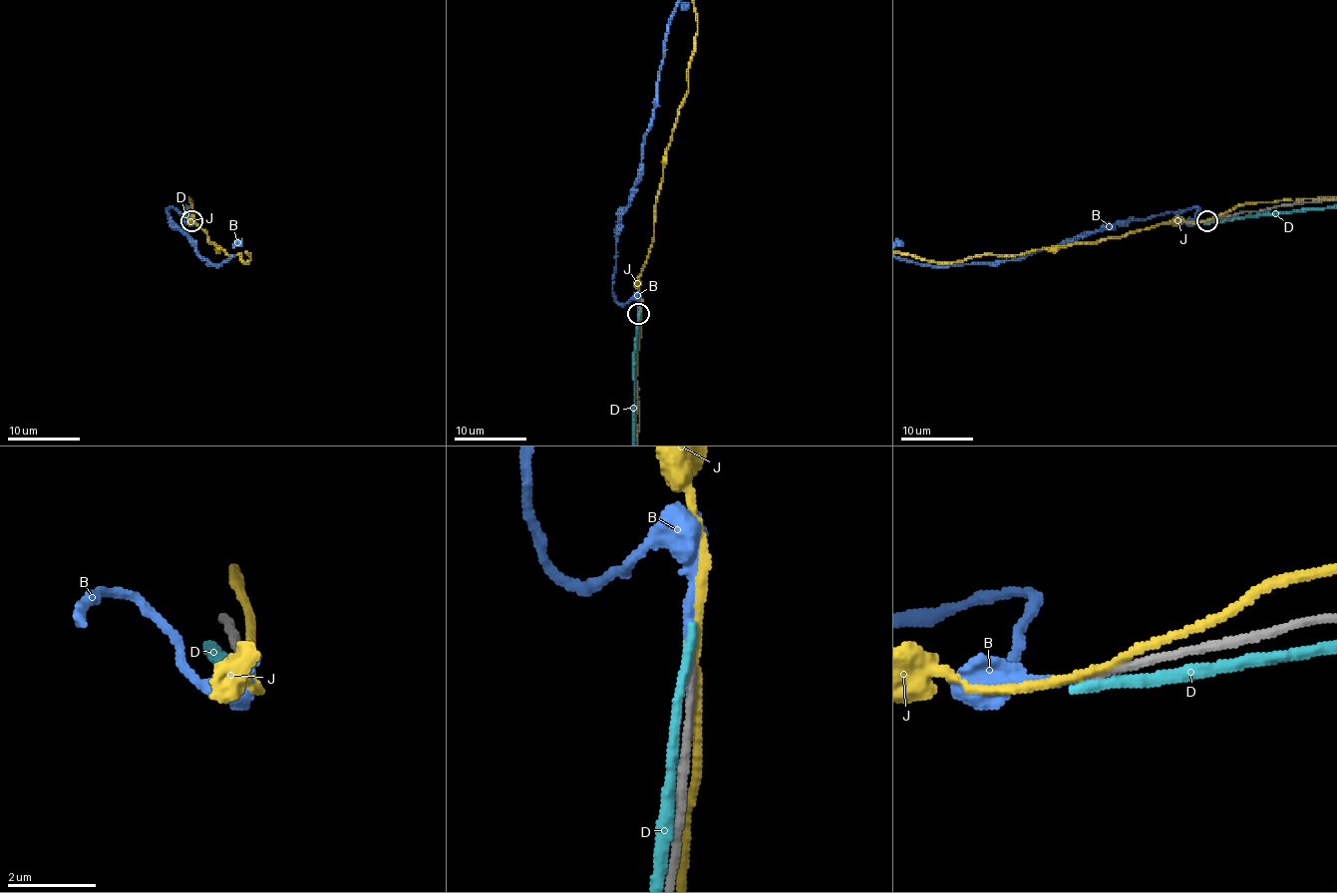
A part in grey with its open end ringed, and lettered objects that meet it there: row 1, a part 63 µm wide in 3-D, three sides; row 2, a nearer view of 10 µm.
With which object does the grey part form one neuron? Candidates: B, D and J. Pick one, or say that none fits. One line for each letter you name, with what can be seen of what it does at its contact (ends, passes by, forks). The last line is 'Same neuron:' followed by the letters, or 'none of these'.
B: It ends there
Same neuron: B

